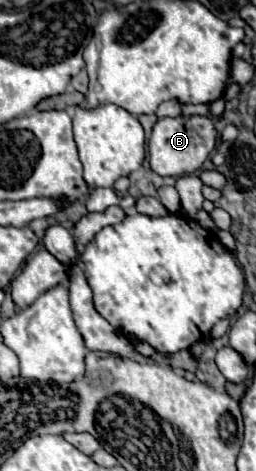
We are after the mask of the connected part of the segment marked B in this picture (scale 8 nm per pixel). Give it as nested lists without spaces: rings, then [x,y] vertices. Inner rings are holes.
[[[177,116],[177,118],[159,118],[153,126],[149,138],[149,164],[159,176],[187,176],[195,174],[209,154],[217,146],[217,128],[211,116]]]

